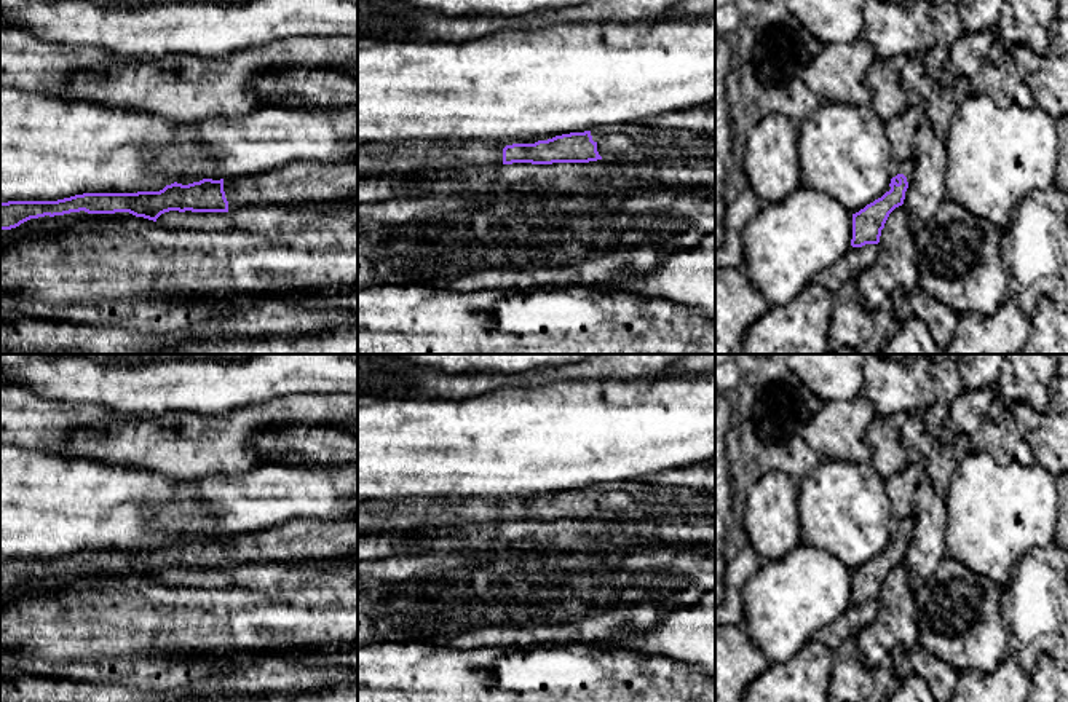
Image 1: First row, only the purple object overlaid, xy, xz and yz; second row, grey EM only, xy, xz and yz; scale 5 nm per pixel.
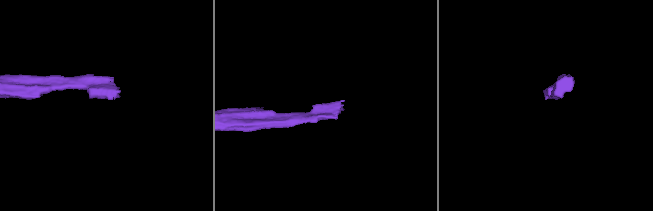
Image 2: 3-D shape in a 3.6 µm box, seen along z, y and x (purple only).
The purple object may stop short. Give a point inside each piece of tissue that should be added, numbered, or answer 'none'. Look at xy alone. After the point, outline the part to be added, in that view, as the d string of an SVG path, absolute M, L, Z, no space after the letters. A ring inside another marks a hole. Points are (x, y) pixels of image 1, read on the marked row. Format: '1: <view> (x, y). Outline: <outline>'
1: xy (305, 182). Outline: M297 161L220 179L228 212L252 206L337 206L358 201L358 161Z
2: xy (47, 225). Outline: M85 211L70 212L64 215L45 215L38 219L30 219L11 230L0 230L0 243L13 243L26 238L37 238L37 236L53 236L54 233L80 225L83 220L89 217L113 217L120 220L128 220L133 217L129 212L115 212L115 214L88 214Z

